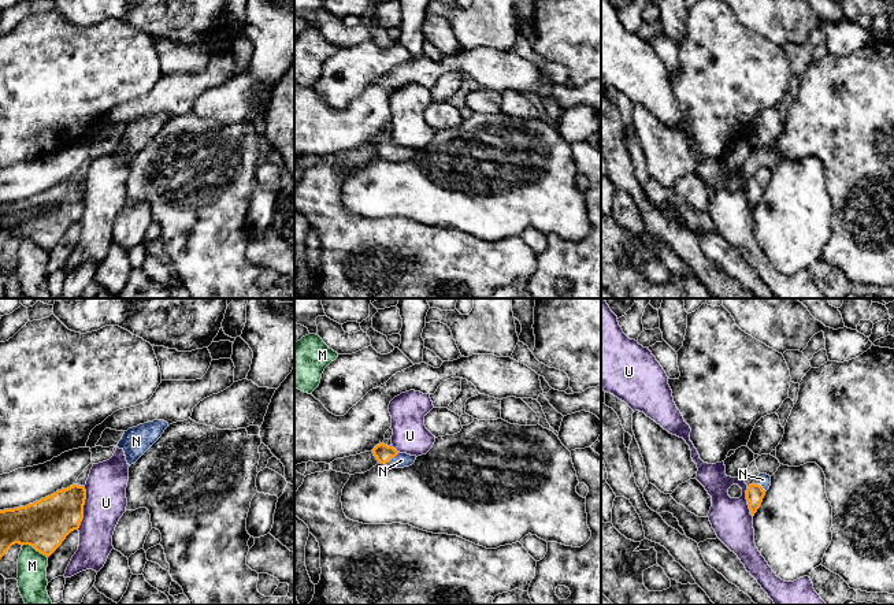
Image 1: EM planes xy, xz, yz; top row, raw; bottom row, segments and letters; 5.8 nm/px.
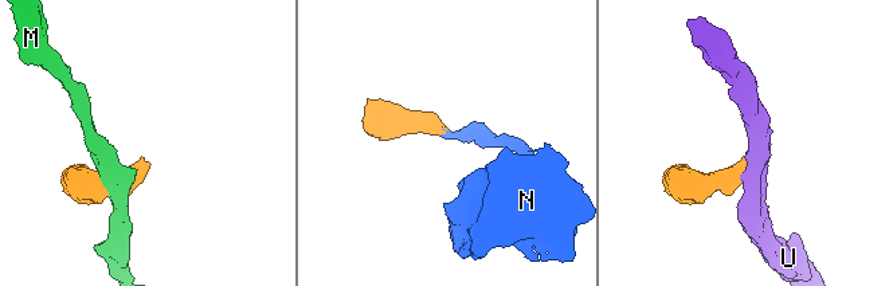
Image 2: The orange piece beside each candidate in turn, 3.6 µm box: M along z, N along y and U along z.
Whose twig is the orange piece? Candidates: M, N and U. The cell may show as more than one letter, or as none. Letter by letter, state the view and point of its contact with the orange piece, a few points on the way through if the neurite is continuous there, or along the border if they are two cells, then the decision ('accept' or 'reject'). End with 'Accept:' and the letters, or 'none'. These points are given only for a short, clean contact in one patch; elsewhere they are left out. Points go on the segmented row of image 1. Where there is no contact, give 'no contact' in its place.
M: meets orange in xy at (34, 548); reject
N: meets orange in xz at (392, 456); runs through xz (384, 453), (392, 456), (401, 460); accept
U: meets orange in xy at (82, 508); border along xy (85, 487), (84, 518), (77, 529); reject
Accept: N

